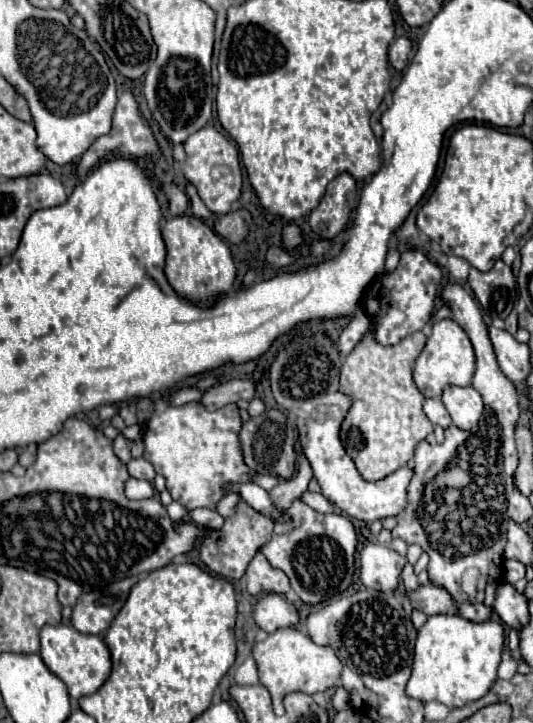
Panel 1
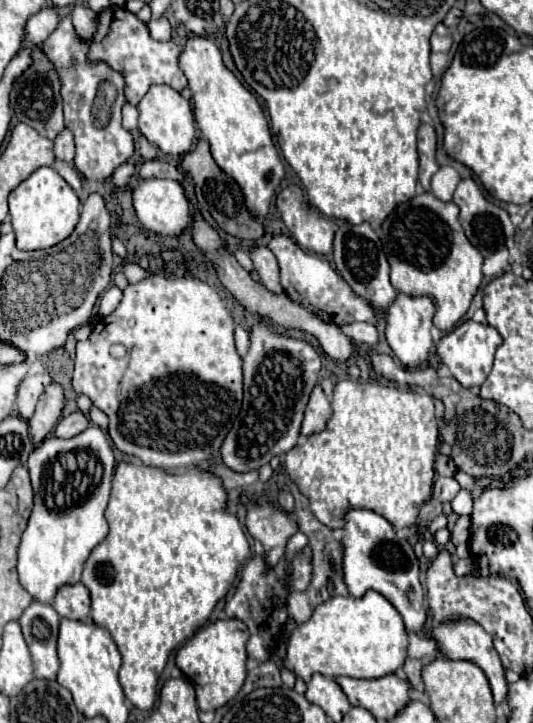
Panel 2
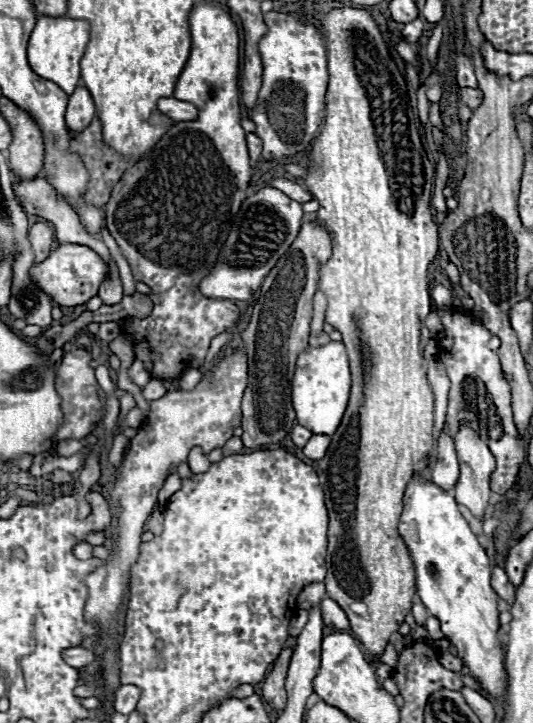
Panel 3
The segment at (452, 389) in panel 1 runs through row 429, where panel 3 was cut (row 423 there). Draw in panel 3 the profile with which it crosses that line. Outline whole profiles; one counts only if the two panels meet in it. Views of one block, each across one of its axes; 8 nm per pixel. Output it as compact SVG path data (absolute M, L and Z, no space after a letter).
M462 422L458 434L454 436L456 444L456 454L460 460L460 478L456 482L456 502L472 512L476 518L484 518L486 508L488 508L488 498L490 498L490 474L494 472L494 456L490 454L488 446L480 440L476 430L470 428L470 422Z

